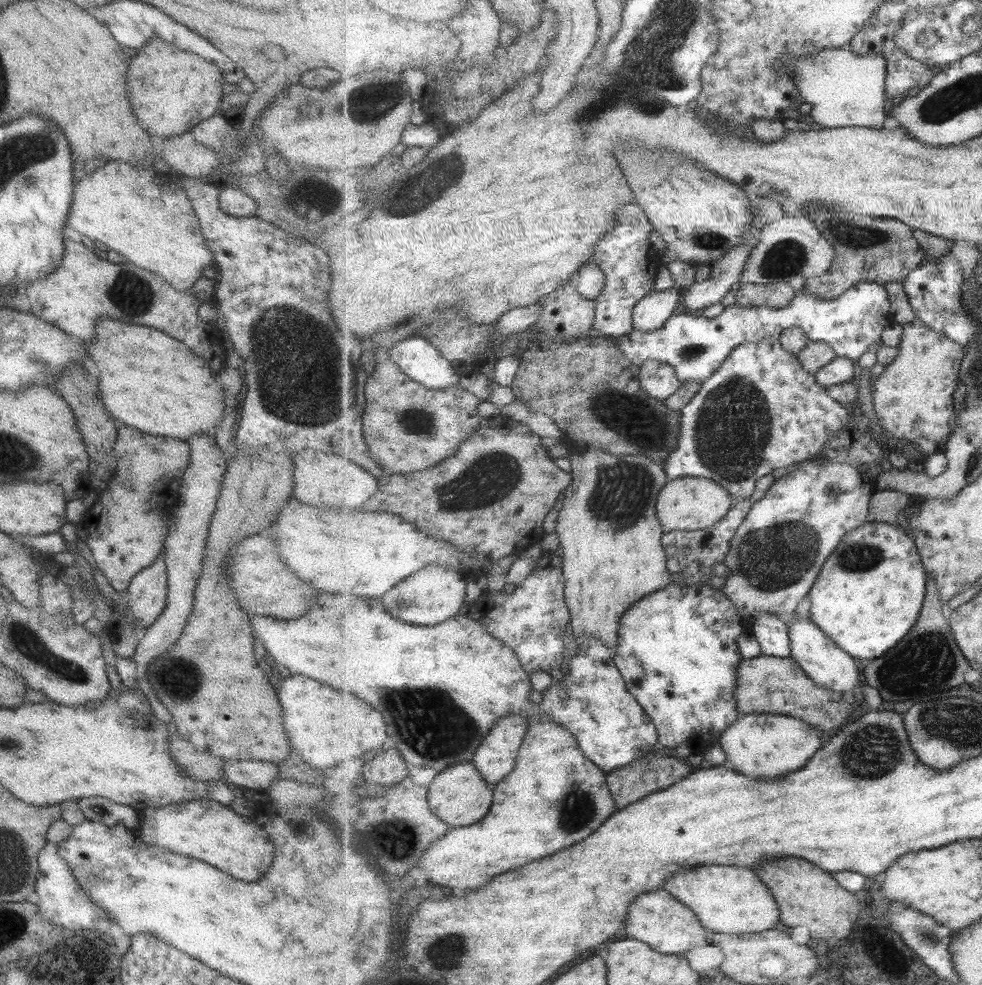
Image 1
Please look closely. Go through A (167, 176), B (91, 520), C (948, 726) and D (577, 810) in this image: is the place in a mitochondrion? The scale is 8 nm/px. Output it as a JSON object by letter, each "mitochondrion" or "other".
{"A":"other","B":"other","C":"mitochondrion","D":"mitochondrion"}

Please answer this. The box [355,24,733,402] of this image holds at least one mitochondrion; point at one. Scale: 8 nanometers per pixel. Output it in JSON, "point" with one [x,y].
{"point":[615,93]}

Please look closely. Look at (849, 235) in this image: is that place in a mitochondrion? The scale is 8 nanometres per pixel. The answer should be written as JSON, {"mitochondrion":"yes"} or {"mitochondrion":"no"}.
{"mitochondrion":"yes"}

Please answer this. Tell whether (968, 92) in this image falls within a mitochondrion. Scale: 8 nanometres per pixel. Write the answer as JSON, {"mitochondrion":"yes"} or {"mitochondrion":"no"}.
{"mitochondrion":"yes"}

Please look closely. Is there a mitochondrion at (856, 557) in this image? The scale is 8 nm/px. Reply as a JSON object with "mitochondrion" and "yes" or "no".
{"mitochondrion":"yes"}

